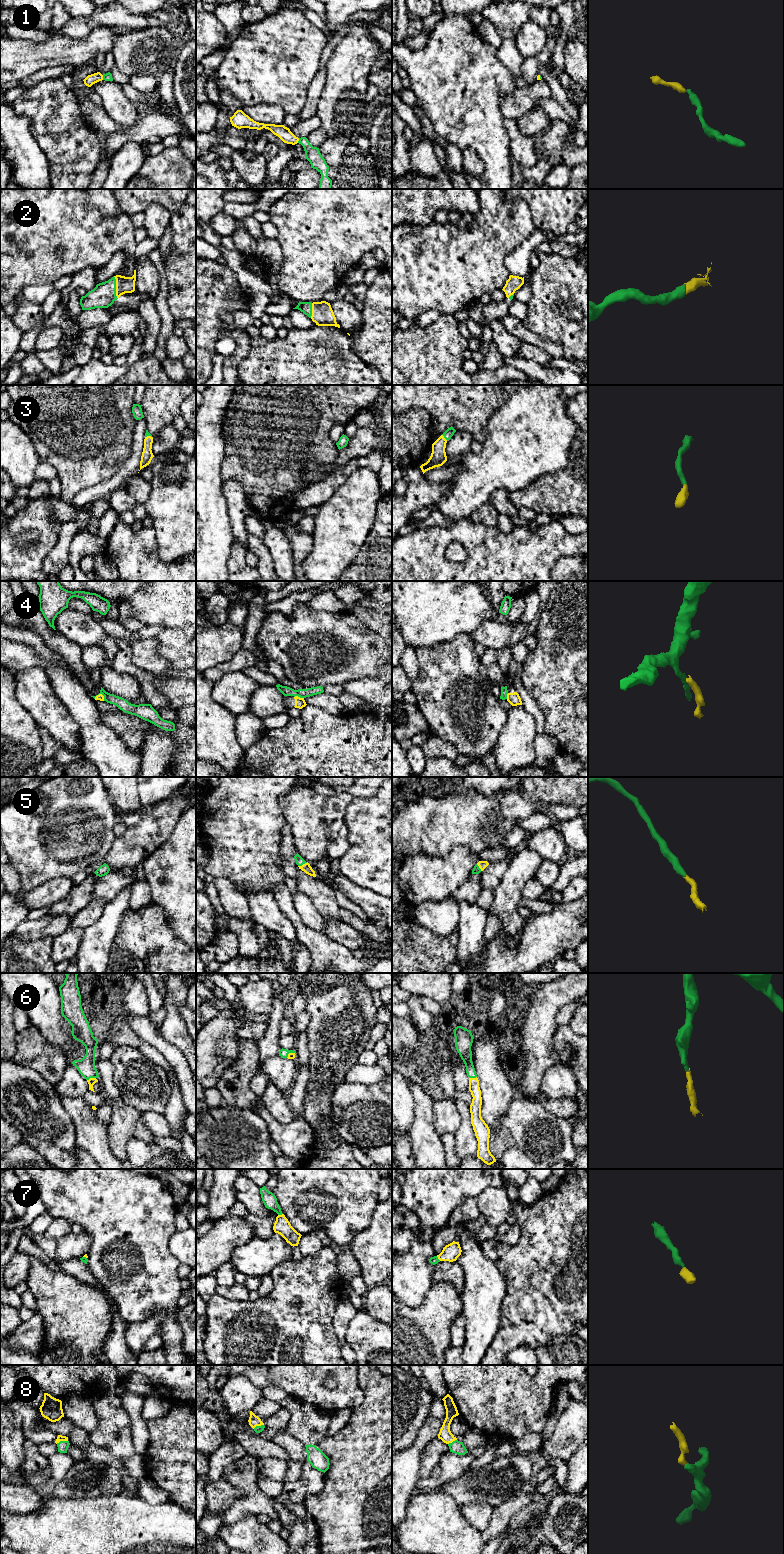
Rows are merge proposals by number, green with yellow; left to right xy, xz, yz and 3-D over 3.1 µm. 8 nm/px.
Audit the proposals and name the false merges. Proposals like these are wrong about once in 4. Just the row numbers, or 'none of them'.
4

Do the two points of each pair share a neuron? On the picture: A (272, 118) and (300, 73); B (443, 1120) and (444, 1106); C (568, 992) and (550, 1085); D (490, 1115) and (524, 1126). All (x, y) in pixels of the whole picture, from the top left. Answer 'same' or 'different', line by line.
A: different
B: same
C: different
D: different

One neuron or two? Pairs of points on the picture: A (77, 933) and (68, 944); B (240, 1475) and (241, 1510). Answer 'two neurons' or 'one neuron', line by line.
A: one neuron
B: one neuron

